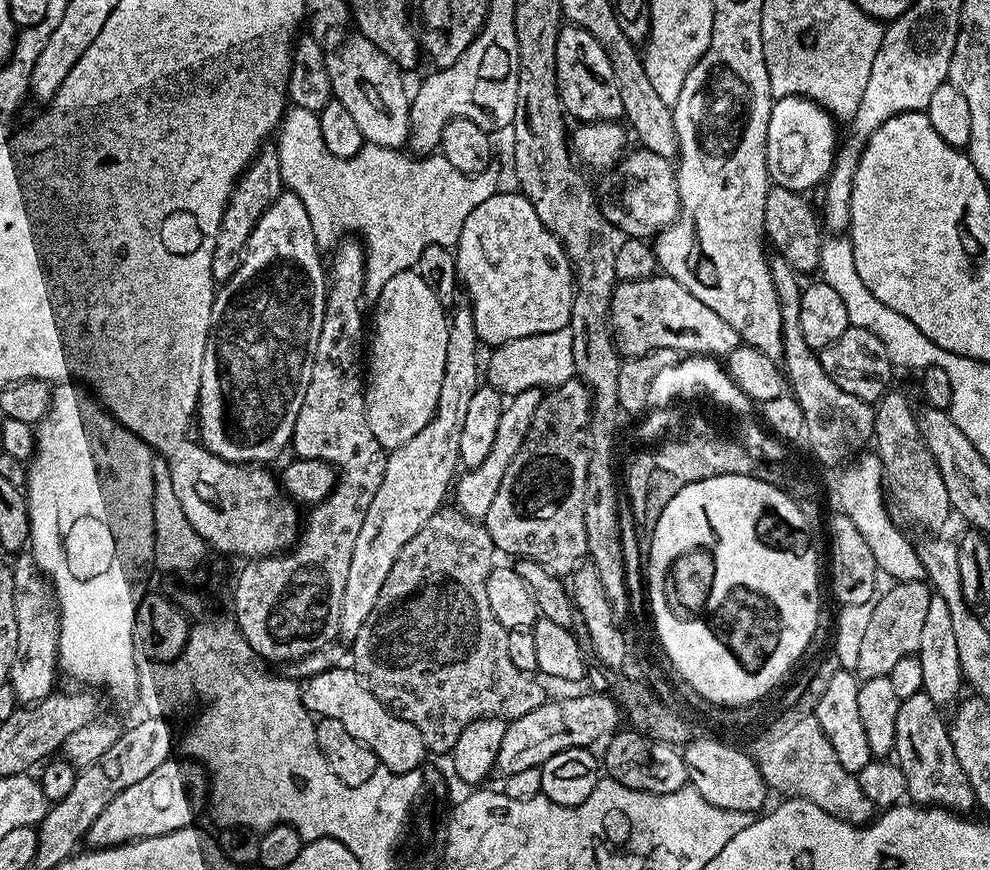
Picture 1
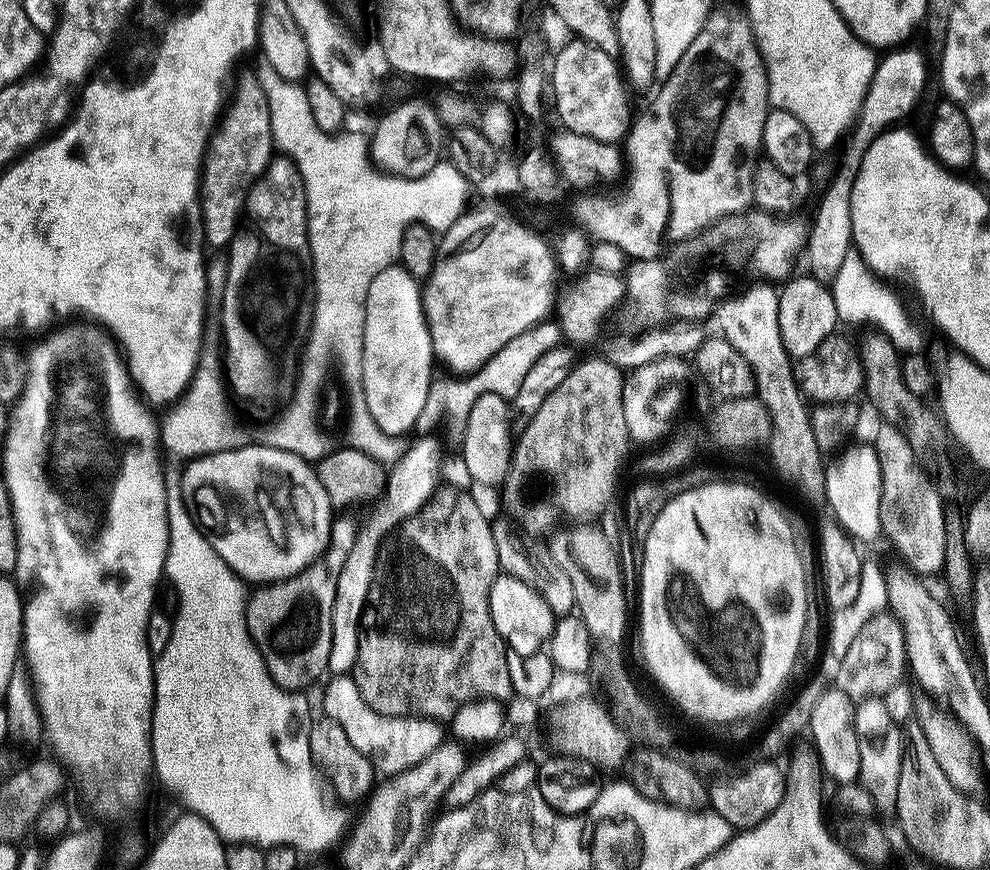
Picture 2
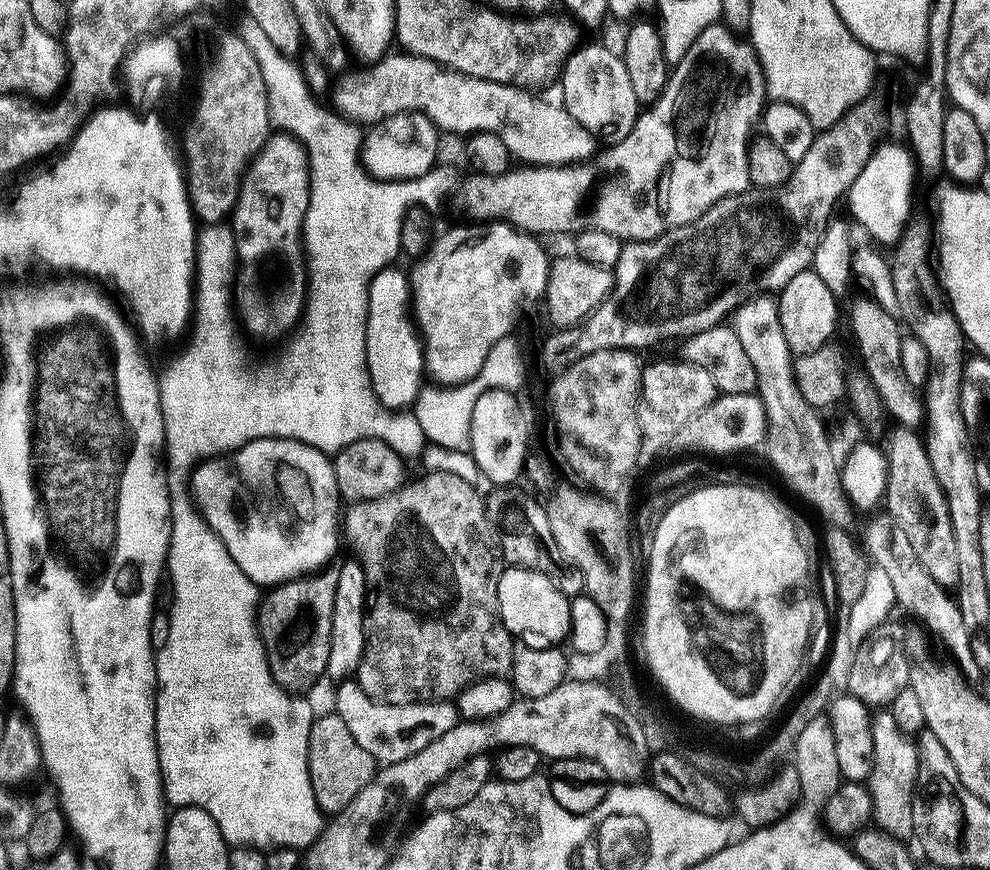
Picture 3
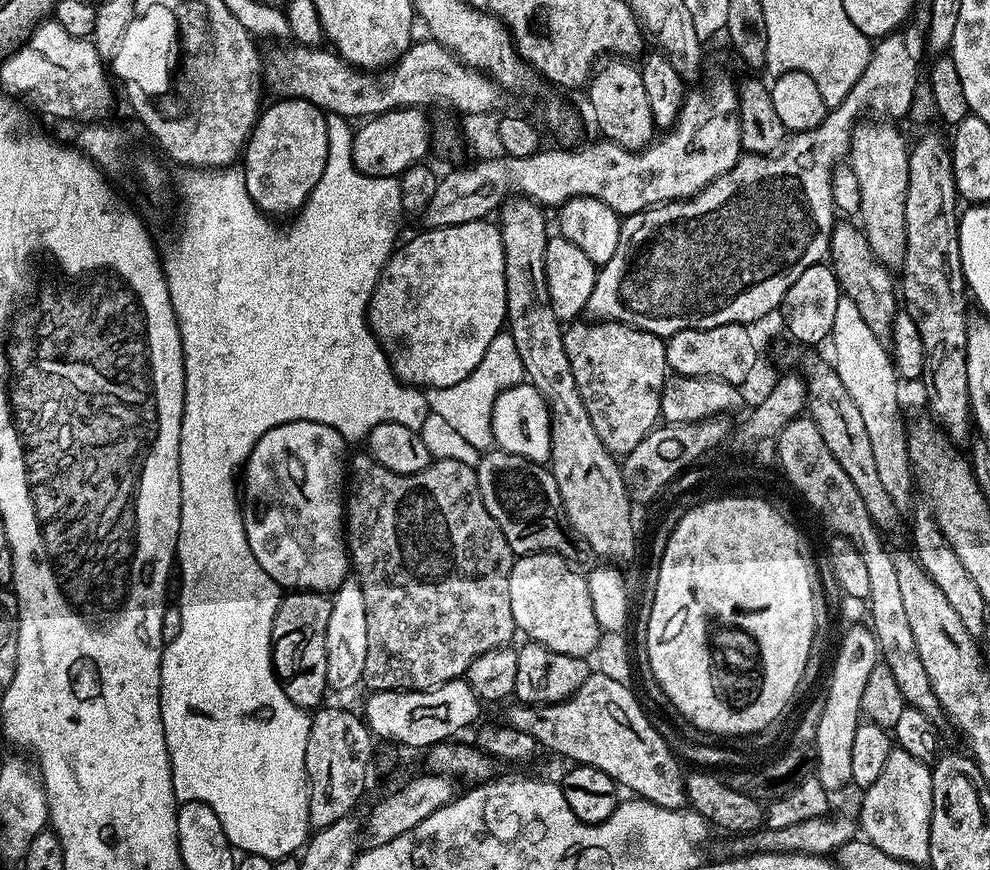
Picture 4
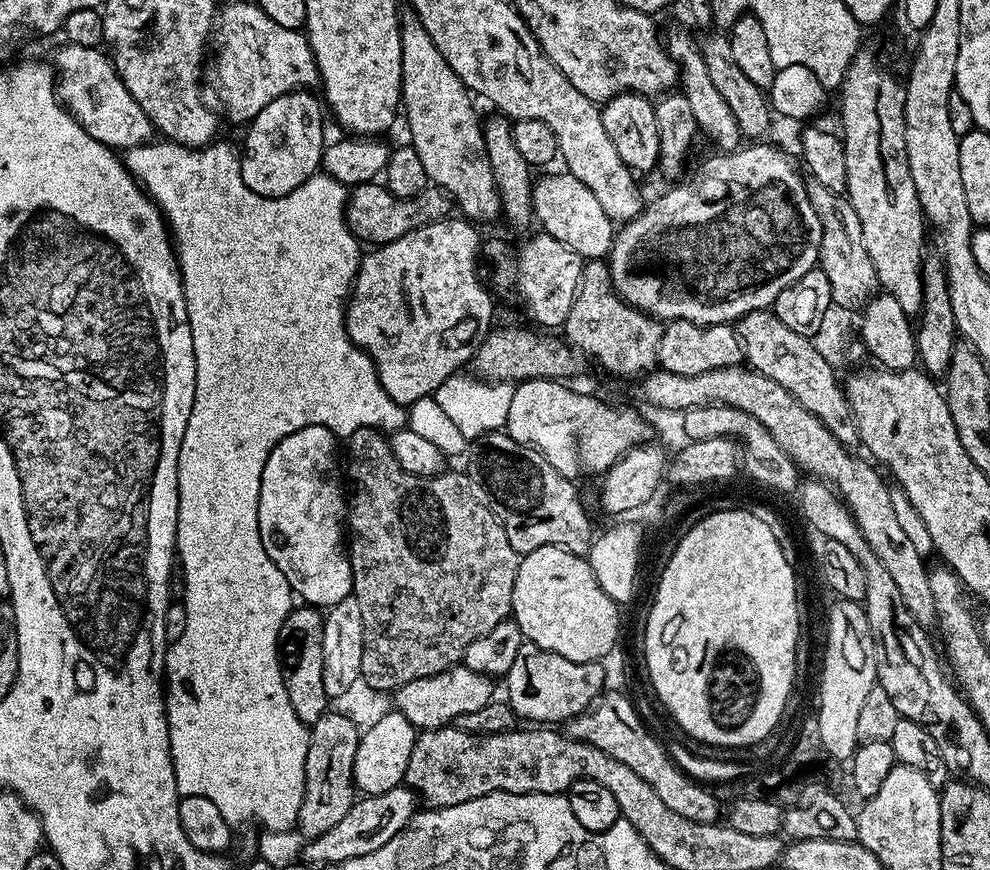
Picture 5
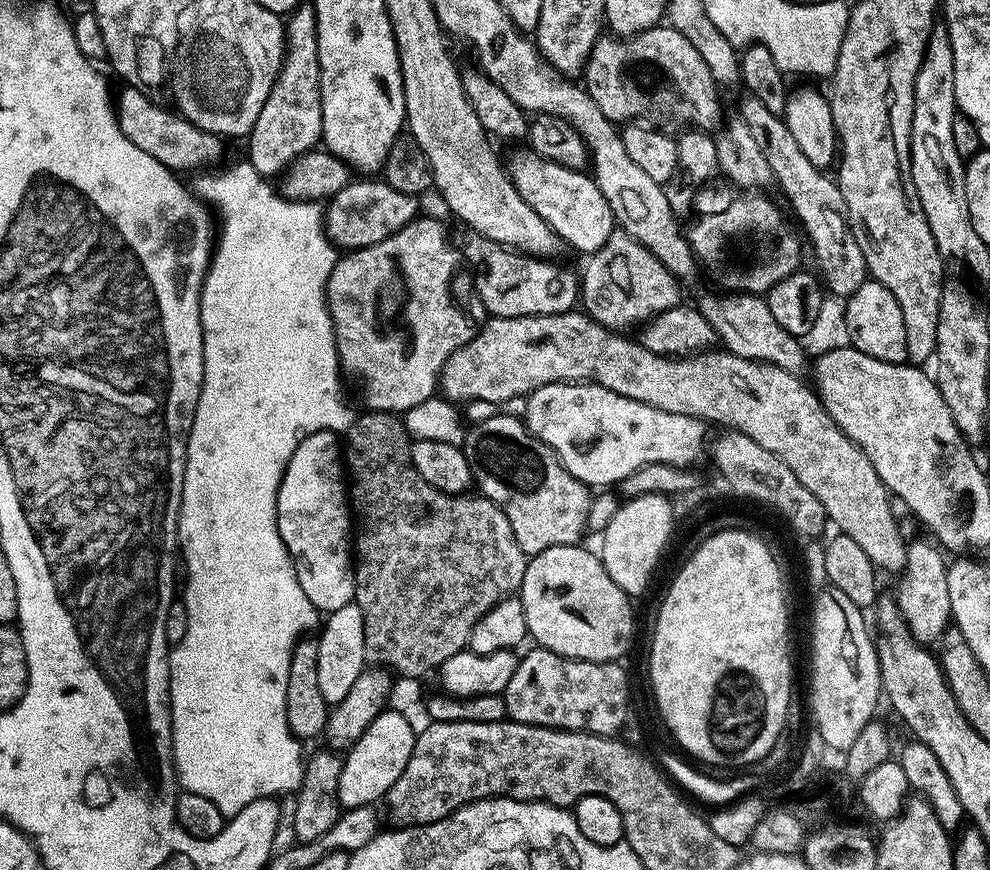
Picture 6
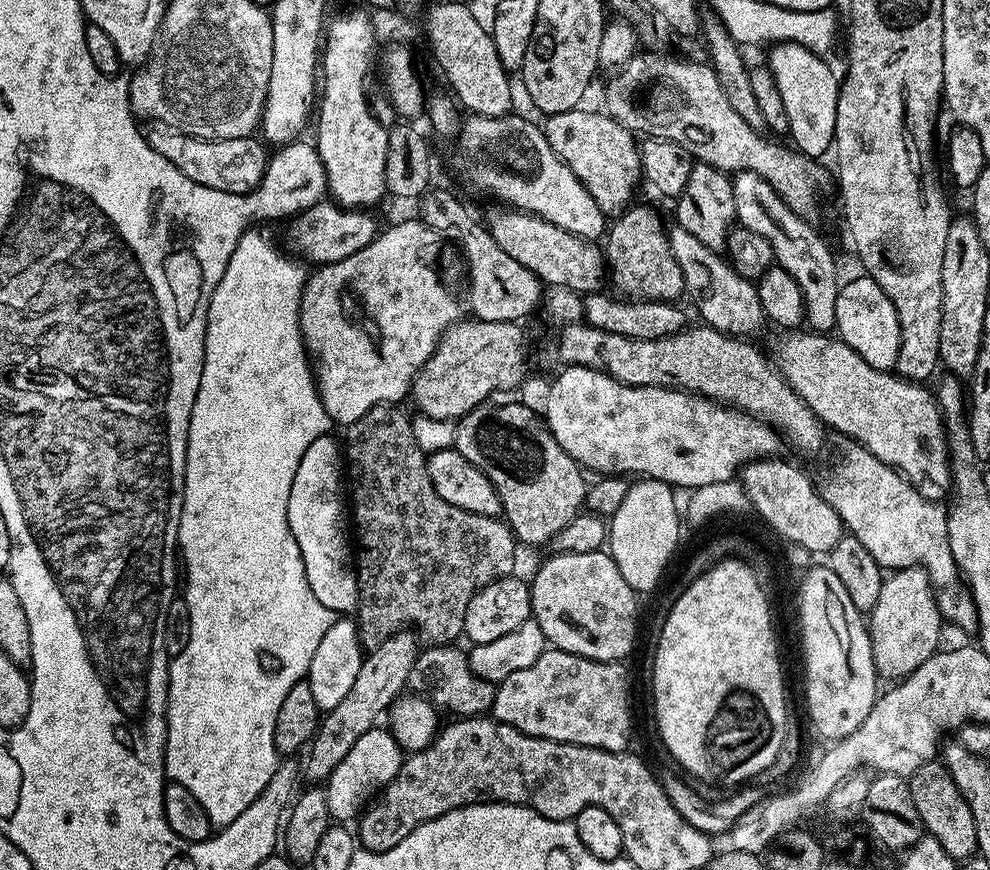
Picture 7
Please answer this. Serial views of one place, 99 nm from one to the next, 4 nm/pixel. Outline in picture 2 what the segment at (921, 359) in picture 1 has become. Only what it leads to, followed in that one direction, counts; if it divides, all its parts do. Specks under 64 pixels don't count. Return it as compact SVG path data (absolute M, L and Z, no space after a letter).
M851 250L846 254L841 269L830 281L832 297L836 306L837 317L848 324L873 324L879 335L885 336L897 352L901 354L916 354L921 351L924 336L916 329L914 321L908 317L908 312L896 301L885 281L869 268L868 263L860 257L859 252Z

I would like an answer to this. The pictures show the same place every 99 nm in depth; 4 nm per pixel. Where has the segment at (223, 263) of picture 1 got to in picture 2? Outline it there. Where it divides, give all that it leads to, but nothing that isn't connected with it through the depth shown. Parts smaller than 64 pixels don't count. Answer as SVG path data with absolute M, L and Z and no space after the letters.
M252 82L241 94L240 101L223 117L218 135L212 138L206 153L202 170L201 211L204 214L204 236L209 249L227 249L237 239L236 227L240 224L240 215L245 215L248 195L260 183L274 159L272 144L274 133L263 90L259 83Z

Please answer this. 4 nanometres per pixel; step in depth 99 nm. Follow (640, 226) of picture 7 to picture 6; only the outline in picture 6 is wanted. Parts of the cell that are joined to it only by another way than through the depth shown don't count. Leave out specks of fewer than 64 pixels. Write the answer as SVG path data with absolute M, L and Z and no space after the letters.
M614 230L610 234L610 238L606 238L604 245L585 260L588 261L584 264L584 276L582 272L578 280L578 300L586 315L604 328L628 330L624 328L634 327L633 329L635 329L682 302L681 281L673 276L670 270L666 270L666 266L662 266L662 262L658 262L658 258L654 258L650 249L635 240L629 232Z

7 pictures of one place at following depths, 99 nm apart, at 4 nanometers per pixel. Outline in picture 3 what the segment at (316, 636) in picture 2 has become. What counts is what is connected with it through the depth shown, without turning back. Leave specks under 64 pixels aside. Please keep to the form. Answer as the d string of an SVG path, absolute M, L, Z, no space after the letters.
M338 567L323 570L277 584L263 597L258 612L260 638L268 656L272 677L285 692L304 694L319 682L328 670L330 634L334 618L334 590L338 590Z

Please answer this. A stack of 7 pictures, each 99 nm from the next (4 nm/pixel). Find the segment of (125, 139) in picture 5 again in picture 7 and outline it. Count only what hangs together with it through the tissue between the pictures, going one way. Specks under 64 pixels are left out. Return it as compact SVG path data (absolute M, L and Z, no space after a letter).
M163 126L153 129L153 132L147 133L150 147L158 150L158 154L166 158L166 162L174 162L174 166L178 166L178 170L182 170L186 178L202 186L210 186L222 194L244 196L247 192L254 191L268 168L269 153L264 153L265 145L255 135L225 140L203 140L171 131Z

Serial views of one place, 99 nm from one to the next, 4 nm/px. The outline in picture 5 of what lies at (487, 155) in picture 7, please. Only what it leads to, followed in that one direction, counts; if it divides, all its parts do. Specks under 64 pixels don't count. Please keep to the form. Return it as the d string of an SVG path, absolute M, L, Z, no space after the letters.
M567 170L552 172L535 181L532 185L532 211L538 224L549 236L558 238L570 250L588 260L607 257L612 251L614 221L602 210L598 198L587 186L582 186Z

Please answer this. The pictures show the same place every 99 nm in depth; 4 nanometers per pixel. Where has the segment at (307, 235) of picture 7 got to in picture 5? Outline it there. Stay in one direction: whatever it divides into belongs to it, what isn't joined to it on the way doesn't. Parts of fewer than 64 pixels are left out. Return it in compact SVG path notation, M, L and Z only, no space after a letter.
M373 182L355 185L349 191L344 221L357 240L368 246L379 246L402 238L402 234L410 234L410 230L418 230L430 222L445 219L449 215L448 208L449 197L435 186L424 188L416 197L396 197L388 192L383 183Z

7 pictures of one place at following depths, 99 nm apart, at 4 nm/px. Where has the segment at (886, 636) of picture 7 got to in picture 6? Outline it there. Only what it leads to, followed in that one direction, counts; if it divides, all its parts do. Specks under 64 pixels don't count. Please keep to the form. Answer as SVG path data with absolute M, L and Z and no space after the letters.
M931 539L928 540L916 540L908 544L906 566L899 577L900 589L894 592L896 605L900 607L908 631L925 646L931 645L931 640L939 641L952 619L950 590L946 586L948 564L944 560L945 553Z

